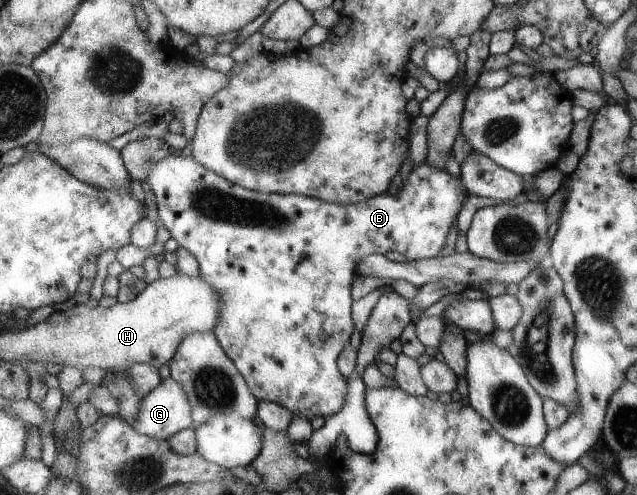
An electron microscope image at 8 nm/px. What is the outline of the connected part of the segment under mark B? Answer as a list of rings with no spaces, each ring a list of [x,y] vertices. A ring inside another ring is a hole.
[[[169,151],[160,161],[157,161],[144,179],[154,195],[158,224],[167,229],[170,237],[176,241],[178,247],[189,250],[195,258],[199,275],[217,294],[217,324],[214,324],[213,334],[221,344],[222,349],[237,366],[246,385],[252,390],[258,400],[266,400],[285,407],[290,413],[310,421],[312,417],[320,415],[326,419],[340,412],[345,405],[346,377],[337,368],[336,355],[340,355],[345,347],[350,333],[352,333],[352,320],[350,317],[350,279],[354,275],[354,265],[370,255],[383,255],[387,251],[396,251],[409,260],[433,258],[444,248],[451,226],[456,223],[456,215],[462,207],[462,201],[468,194],[461,180],[451,175],[445,168],[435,168],[433,163],[422,160],[414,164],[408,176],[402,180],[402,185],[393,193],[388,191],[369,197],[355,204],[338,205],[336,202],[318,201],[305,195],[276,195],[276,193],[262,193],[247,190],[226,178],[207,170],[190,156],[182,156],[180,152]]]

